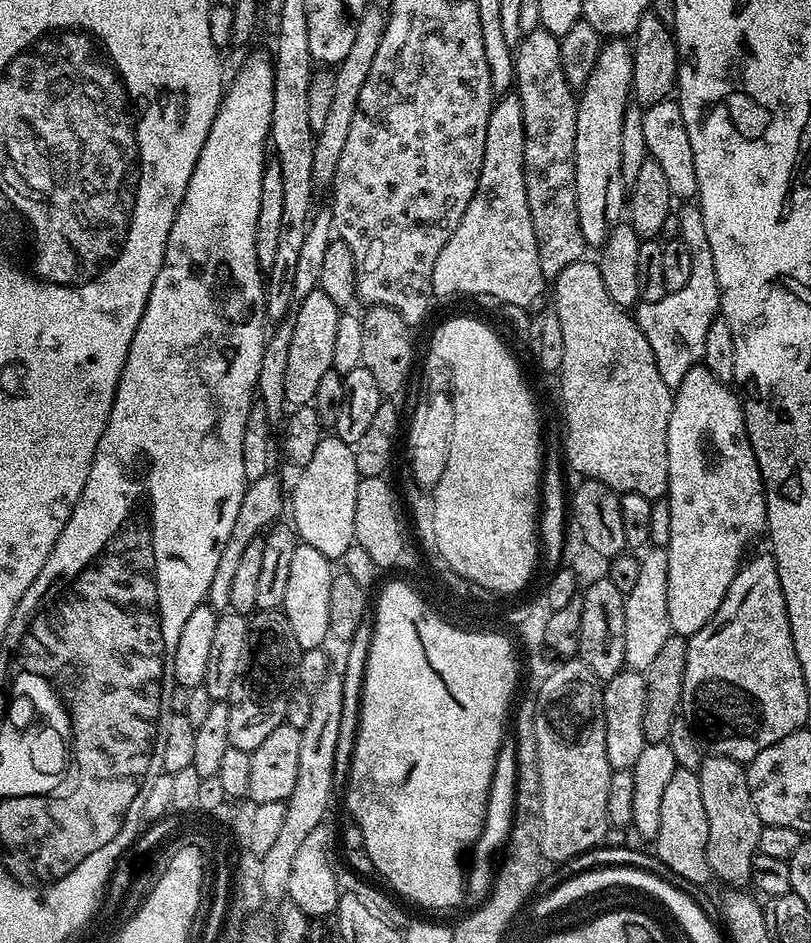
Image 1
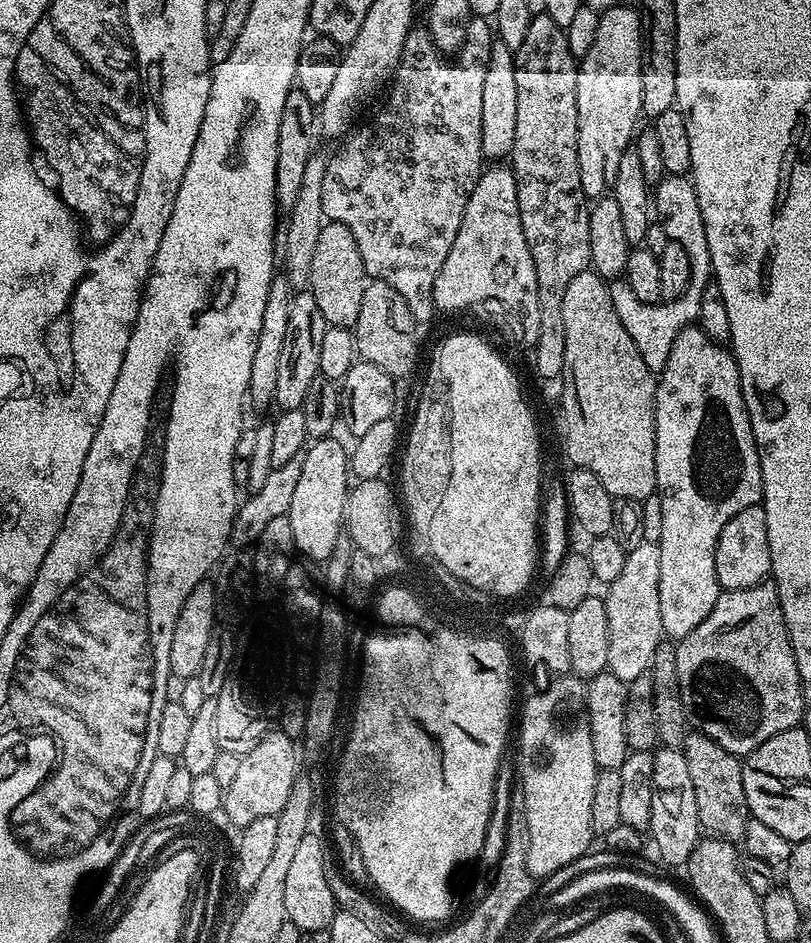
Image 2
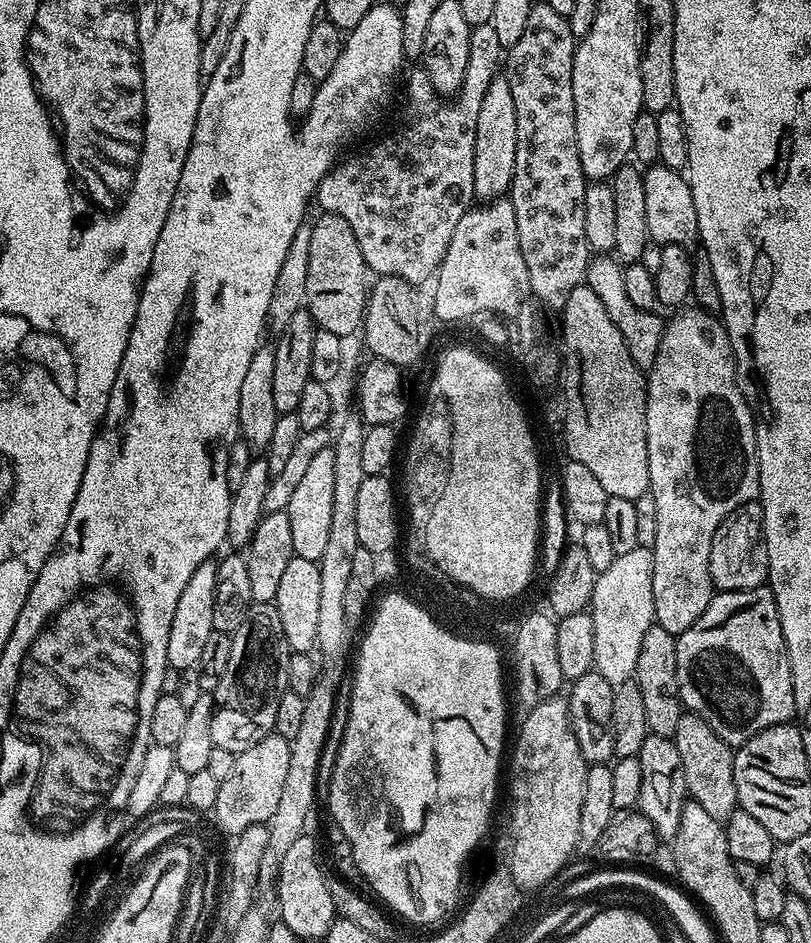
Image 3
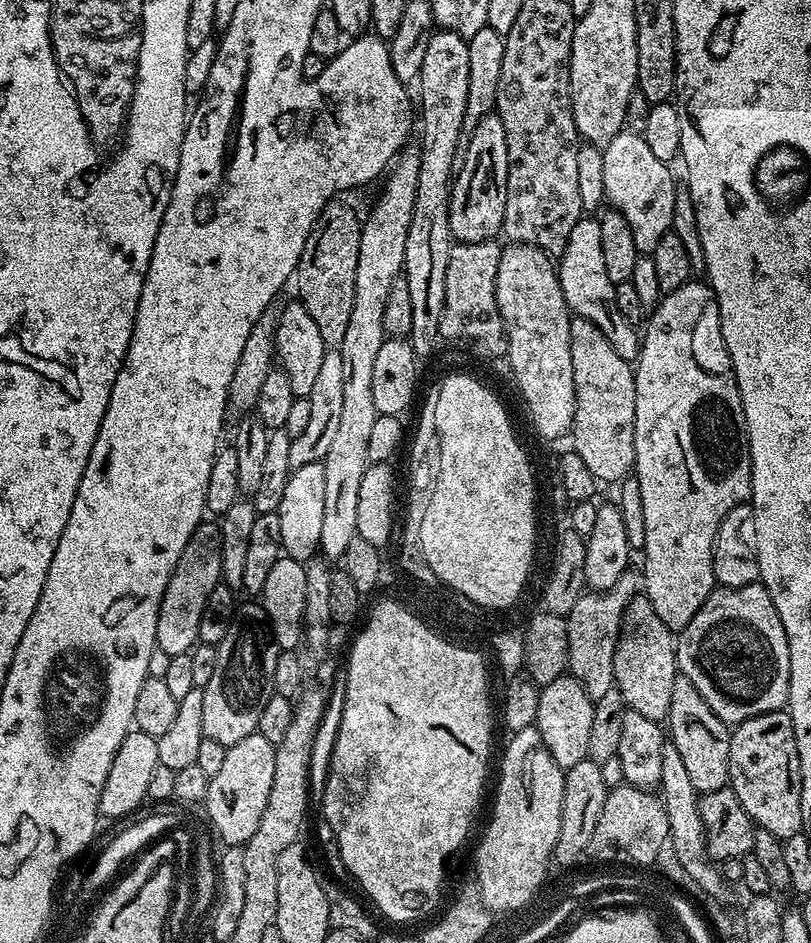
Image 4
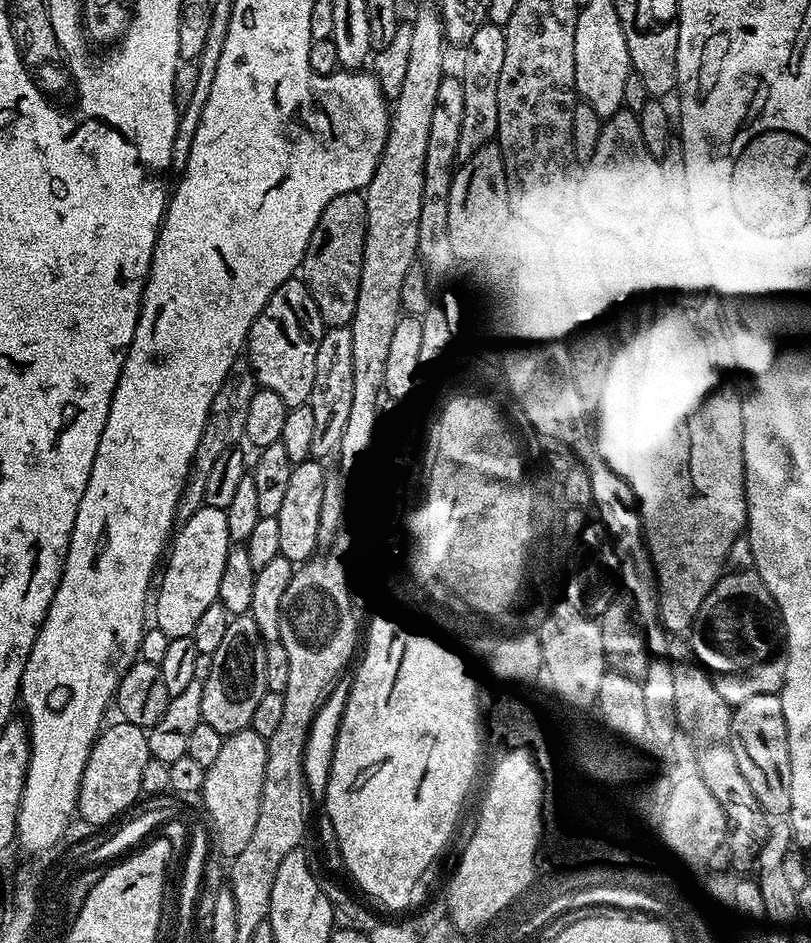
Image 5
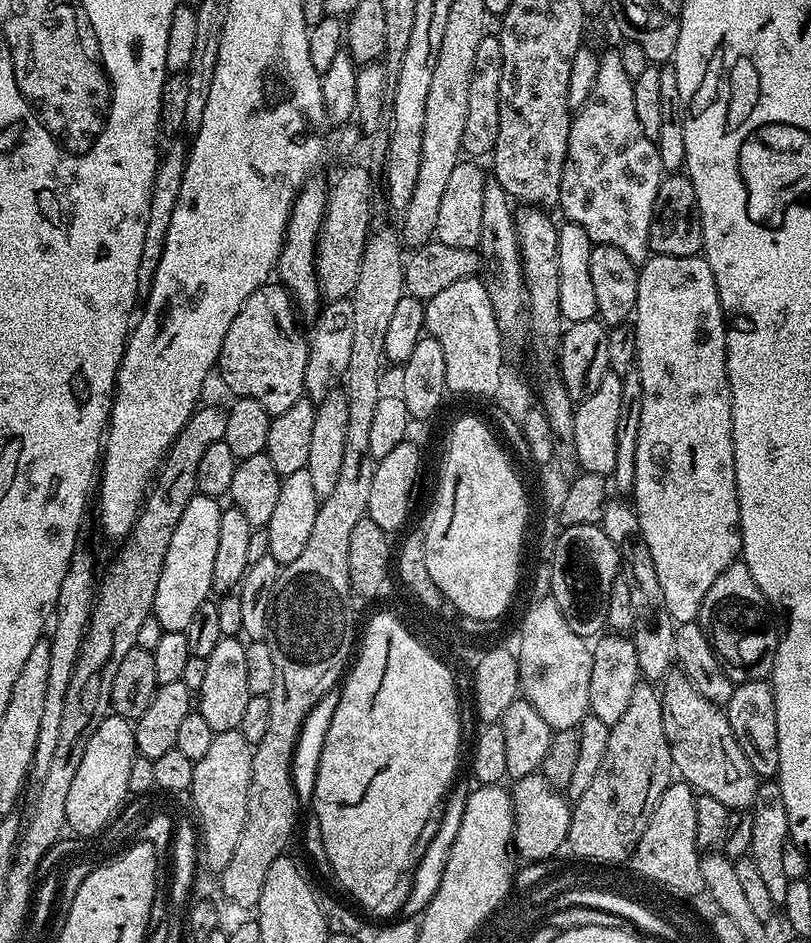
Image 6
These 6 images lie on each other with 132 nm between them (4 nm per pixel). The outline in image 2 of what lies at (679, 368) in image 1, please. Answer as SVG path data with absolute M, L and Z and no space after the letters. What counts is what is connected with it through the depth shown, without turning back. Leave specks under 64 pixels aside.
M676 204L655 205L654 212L660 215L660 228L667 239L678 242L683 246L686 254L692 256L692 281L690 286L678 298L666 300L659 304L640 304L634 290L622 278L616 278L608 284L610 302L614 302L614 310L618 310L618 318L622 326L626 326L626 334L634 338L634 346L642 354L642 362L653 372L658 374L666 366L670 358L670 346L674 346L674 338L684 328L695 325L700 318L702 294L710 283L712 276L712 259L706 242L706 226L702 226L702 210L695 206L679 208Z

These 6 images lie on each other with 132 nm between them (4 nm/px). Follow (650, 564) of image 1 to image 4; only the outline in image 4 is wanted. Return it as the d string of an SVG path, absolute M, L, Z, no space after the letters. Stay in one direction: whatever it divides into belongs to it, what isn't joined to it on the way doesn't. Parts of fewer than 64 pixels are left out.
M632 574L624 577L605 592L589 591L580 597L566 619L568 621L568 666L567 671L590 693L593 701L602 698L606 690L616 683L614 678L614 650L620 637L620 619L638 592L638 580Z

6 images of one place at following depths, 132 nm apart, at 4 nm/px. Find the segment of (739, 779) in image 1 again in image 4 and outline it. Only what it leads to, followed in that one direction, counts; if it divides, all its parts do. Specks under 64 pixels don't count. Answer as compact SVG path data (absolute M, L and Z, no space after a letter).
M677 675L674 682L674 694L670 697L666 732L670 737L670 743L678 750L683 764L686 765L690 782L694 782L694 790L698 794L729 787L728 763L730 762L730 738L732 737L729 725L724 724L722 718L718 718L718 714L714 714L714 710L710 710L710 706L706 706L706 698L702 698L702 694L698 694L698 690L694 690L694 682L690 682L690 678L682 675Z

